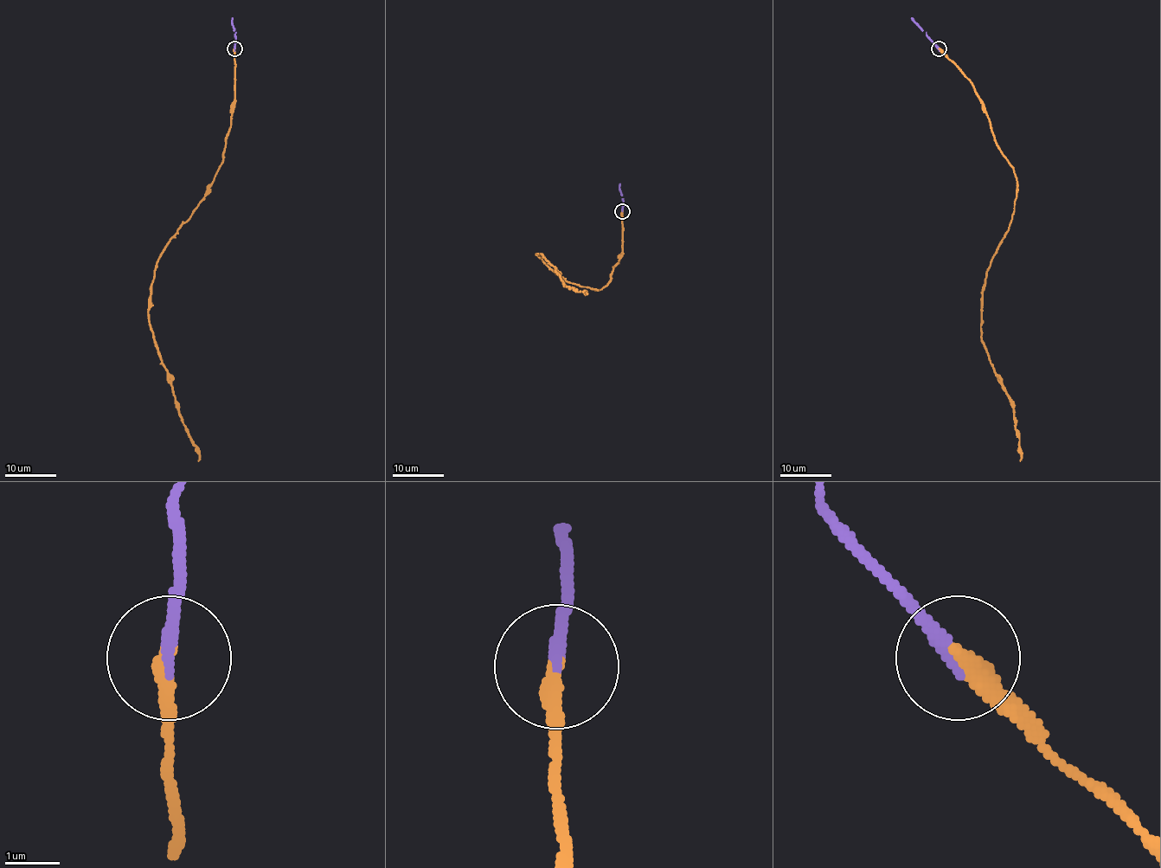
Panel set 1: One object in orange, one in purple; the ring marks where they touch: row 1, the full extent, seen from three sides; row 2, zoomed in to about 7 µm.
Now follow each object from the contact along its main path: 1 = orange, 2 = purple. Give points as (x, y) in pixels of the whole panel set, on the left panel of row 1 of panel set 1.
1: (234, 48), (234, 99), (223, 160), (210, 191), (157, 262), (148, 310), (153, 340), (198, 460)
2: (234, 48), (236, 32), (232, 17)

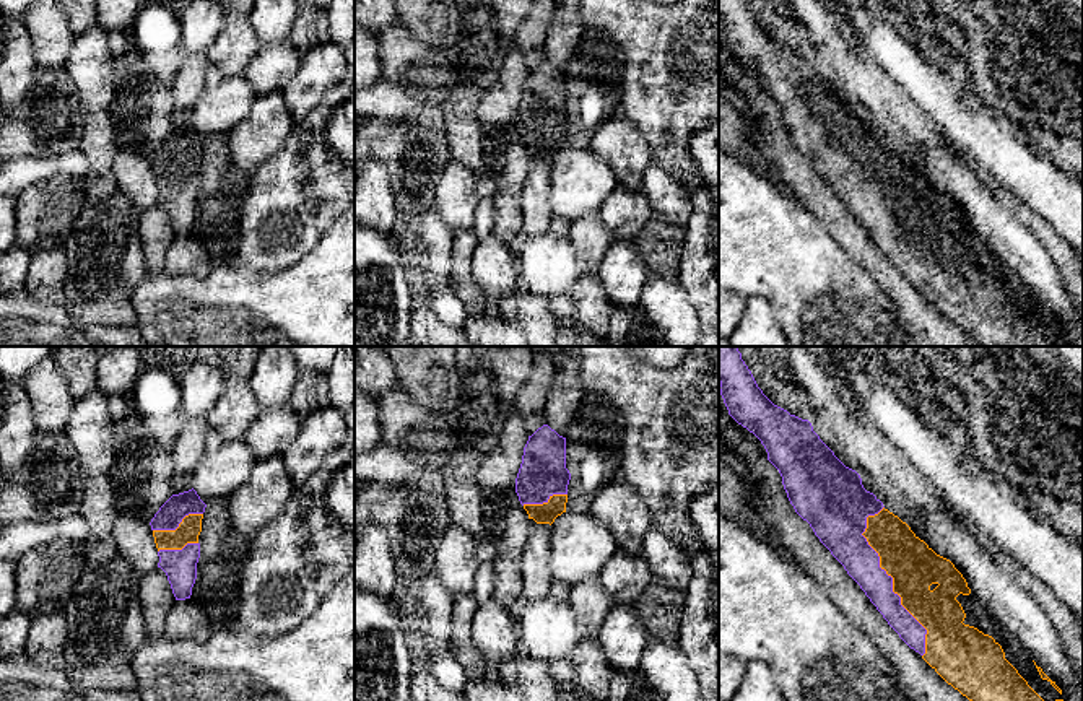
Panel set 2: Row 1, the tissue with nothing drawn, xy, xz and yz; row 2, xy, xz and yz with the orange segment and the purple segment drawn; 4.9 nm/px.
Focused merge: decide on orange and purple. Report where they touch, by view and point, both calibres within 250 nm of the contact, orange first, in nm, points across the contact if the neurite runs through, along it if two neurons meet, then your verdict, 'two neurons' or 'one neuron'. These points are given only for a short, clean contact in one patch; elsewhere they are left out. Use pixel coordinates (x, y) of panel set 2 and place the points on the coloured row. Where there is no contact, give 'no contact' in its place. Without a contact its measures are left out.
yz (893, 579) | 240/180 nm | one neuron

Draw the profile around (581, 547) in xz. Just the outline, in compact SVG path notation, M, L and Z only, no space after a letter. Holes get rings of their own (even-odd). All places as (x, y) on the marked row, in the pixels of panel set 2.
M566 511L551 524L551 577L571 589L598 577L616 551L613 535L590 512Z

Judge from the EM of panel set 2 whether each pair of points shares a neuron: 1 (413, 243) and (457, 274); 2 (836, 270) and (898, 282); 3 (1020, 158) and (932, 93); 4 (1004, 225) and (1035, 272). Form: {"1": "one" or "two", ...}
{"1": "two", "2": "two", "3": "one", "4": "one"}

